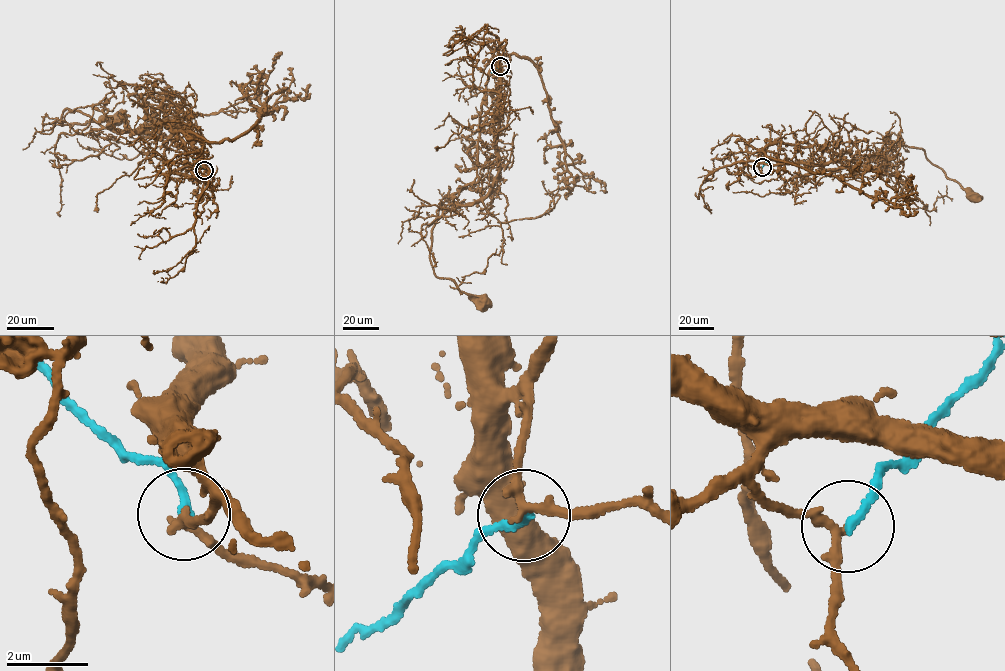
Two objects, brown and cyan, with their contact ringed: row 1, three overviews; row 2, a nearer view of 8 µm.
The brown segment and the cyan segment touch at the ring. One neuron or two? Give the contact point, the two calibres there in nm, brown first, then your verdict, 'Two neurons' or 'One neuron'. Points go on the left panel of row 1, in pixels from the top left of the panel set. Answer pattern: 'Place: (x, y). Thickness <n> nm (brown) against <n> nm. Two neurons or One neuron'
Place: (204, 170). Thickness 240 nm (brown) against 220 nm. Two neurons

